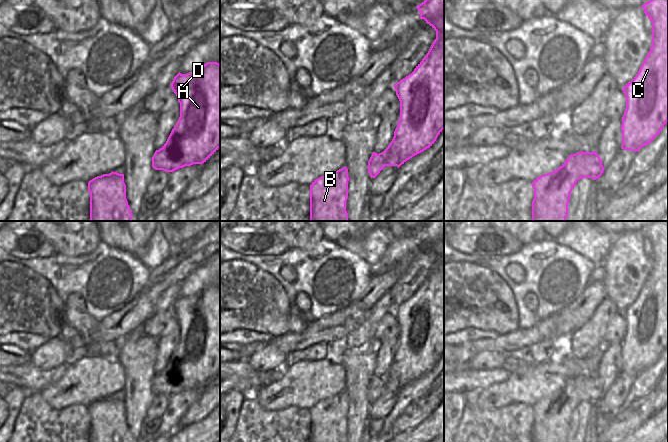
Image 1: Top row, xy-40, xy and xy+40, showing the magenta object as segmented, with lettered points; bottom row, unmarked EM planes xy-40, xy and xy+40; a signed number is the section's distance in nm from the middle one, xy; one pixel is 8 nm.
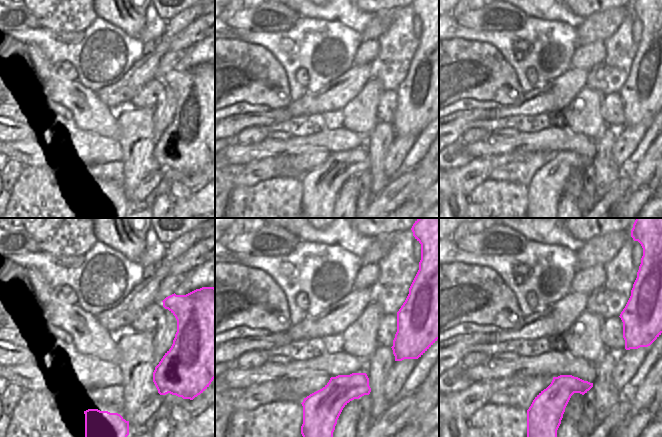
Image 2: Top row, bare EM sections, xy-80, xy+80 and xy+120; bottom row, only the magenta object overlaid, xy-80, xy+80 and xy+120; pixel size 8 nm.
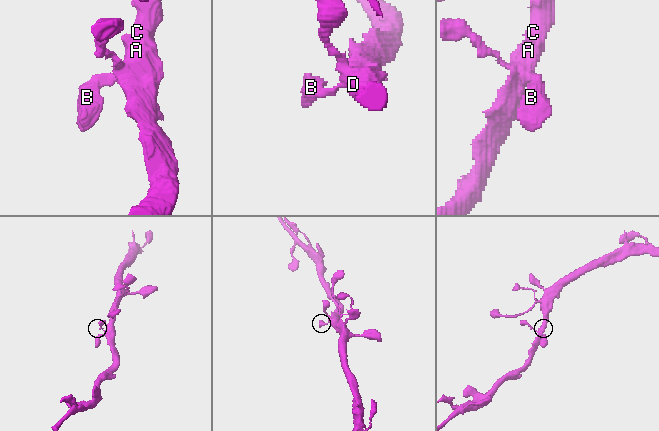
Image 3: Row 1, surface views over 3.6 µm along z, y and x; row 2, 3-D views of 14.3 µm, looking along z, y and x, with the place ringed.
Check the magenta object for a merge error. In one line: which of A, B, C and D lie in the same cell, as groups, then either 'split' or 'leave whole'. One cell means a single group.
A B C D; leave whole

